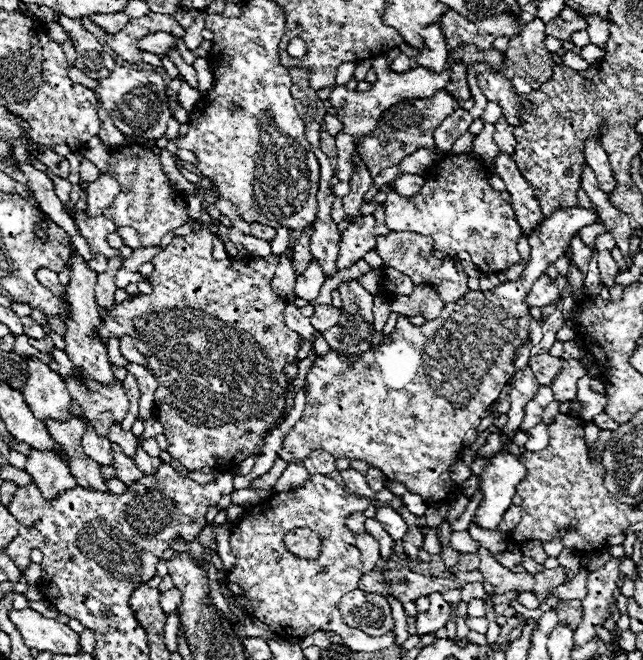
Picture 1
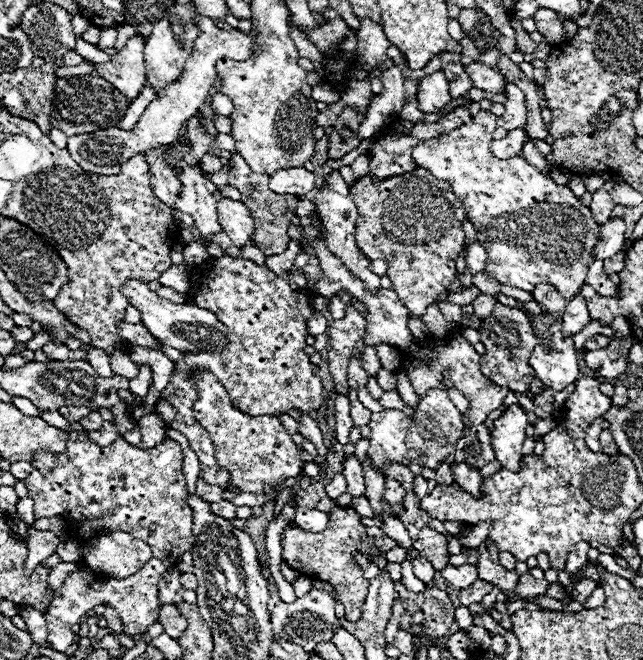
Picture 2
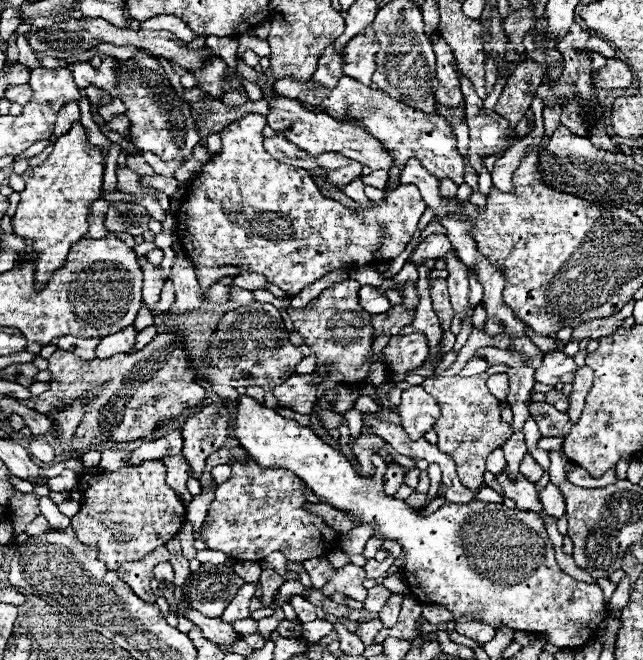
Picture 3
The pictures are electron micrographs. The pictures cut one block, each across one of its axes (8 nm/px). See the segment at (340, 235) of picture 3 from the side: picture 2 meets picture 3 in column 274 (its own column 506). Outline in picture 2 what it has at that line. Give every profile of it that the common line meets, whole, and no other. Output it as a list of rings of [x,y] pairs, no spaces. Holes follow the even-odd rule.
[[[480,110],[470,122],[462,124],[458,130],[444,134],[440,138],[426,140],[418,144],[412,152],[414,164],[418,168],[430,170],[438,180],[448,182],[454,188],[454,194],[464,204],[468,220],[478,232],[478,242],[486,248],[488,260],[482,272],[494,276],[500,284],[514,286],[520,290],[532,292],[536,284],[548,282],[562,296],[572,298],[584,286],[590,264],[594,262],[592,250],[600,240],[600,224],[592,218],[590,208],[586,208],[570,188],[556,184],[552,178],[540,174],[524,158],[498,160],[490,152],[492,134],[496,130],[496,116],[488,110]]]

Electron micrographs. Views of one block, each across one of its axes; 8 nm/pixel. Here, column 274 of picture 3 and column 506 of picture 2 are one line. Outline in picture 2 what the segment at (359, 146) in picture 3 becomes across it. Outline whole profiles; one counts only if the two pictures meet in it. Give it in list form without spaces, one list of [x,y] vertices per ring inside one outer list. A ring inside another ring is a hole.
[[[508,84],[504,108],[506,110],[500,116],[500,126],[504,126],[506,130],[514,130],[514,128],[522,128],[526,124],[526,100],[518,86]]]

